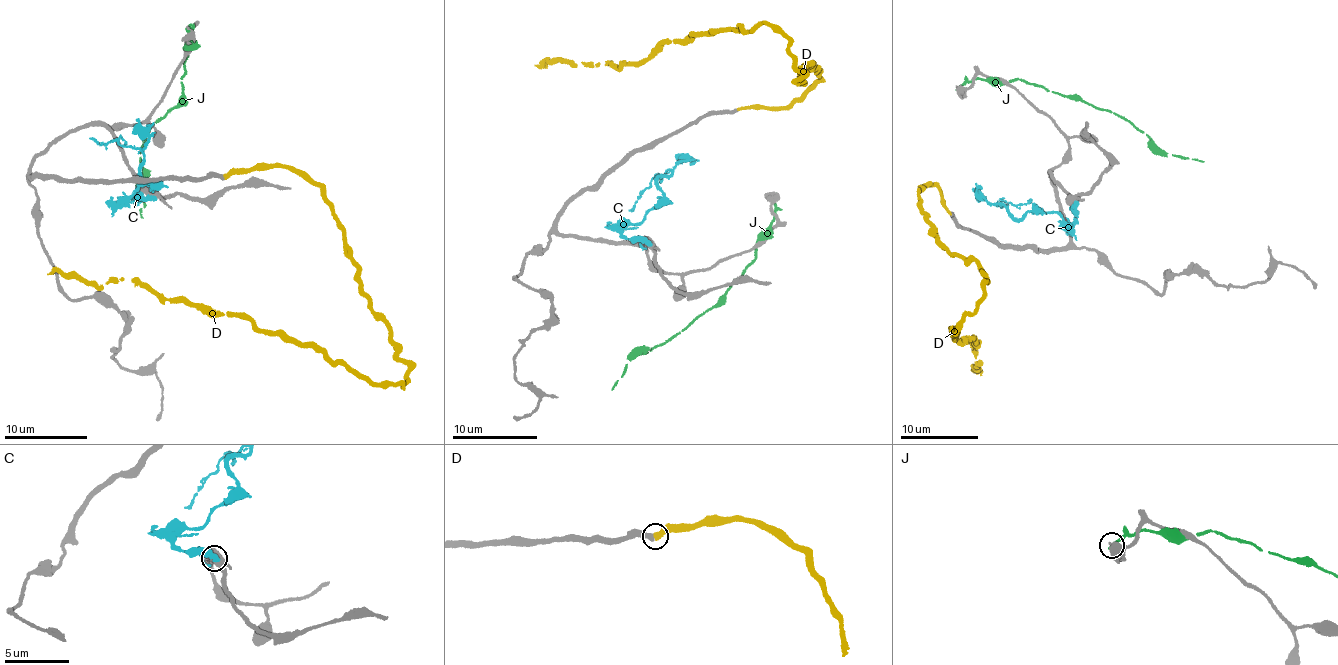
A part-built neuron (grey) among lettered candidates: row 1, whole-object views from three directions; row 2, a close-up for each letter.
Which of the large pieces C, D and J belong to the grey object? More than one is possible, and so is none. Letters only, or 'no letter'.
D

